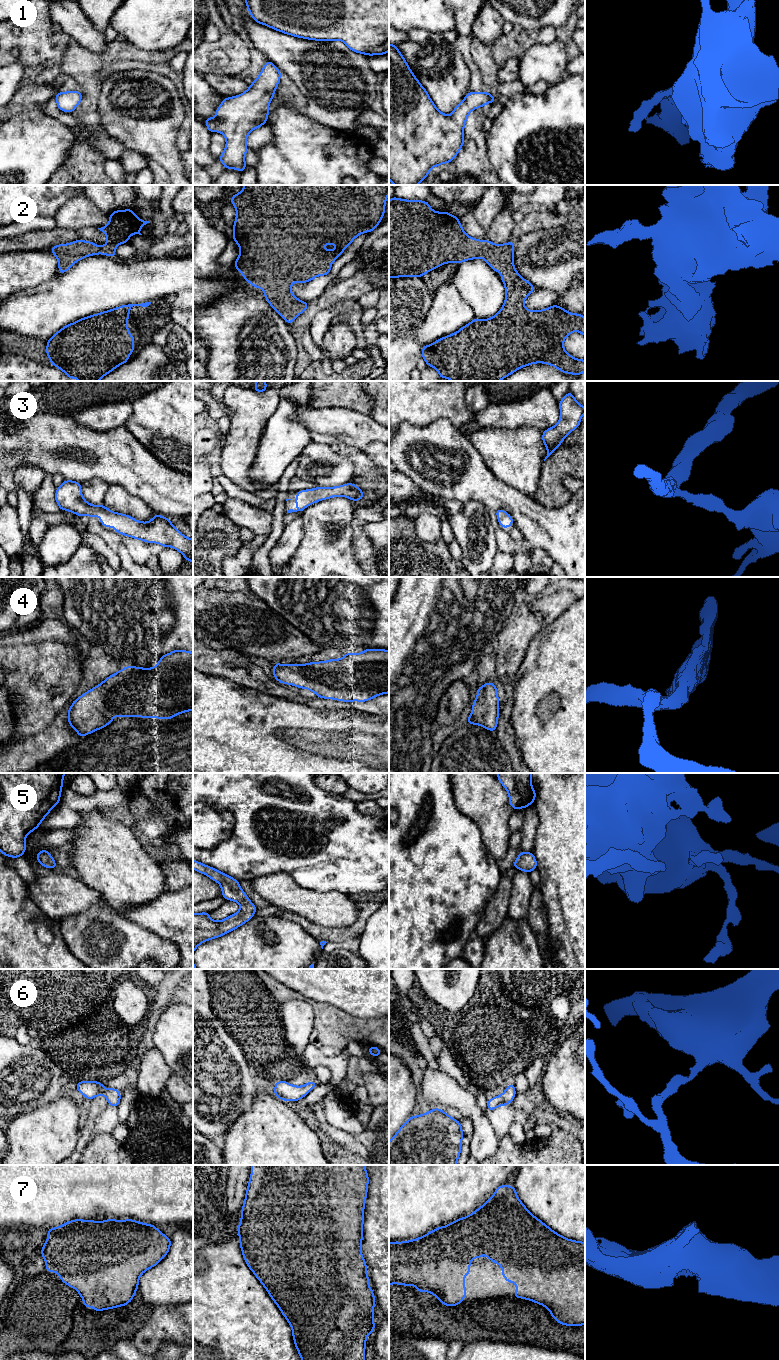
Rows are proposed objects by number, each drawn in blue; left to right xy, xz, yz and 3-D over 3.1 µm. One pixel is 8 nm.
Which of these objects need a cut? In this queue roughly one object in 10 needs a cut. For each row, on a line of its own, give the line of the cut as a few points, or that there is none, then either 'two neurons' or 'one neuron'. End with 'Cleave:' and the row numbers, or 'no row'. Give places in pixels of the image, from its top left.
1: no cut | one neuron
2: no cut | one neuron
3: no cut | one neuron
4: no cut | one neuron
5: no cut | one neuron
6: no cut | one neuron
7: no cut | one neuron
Cleave: no row

